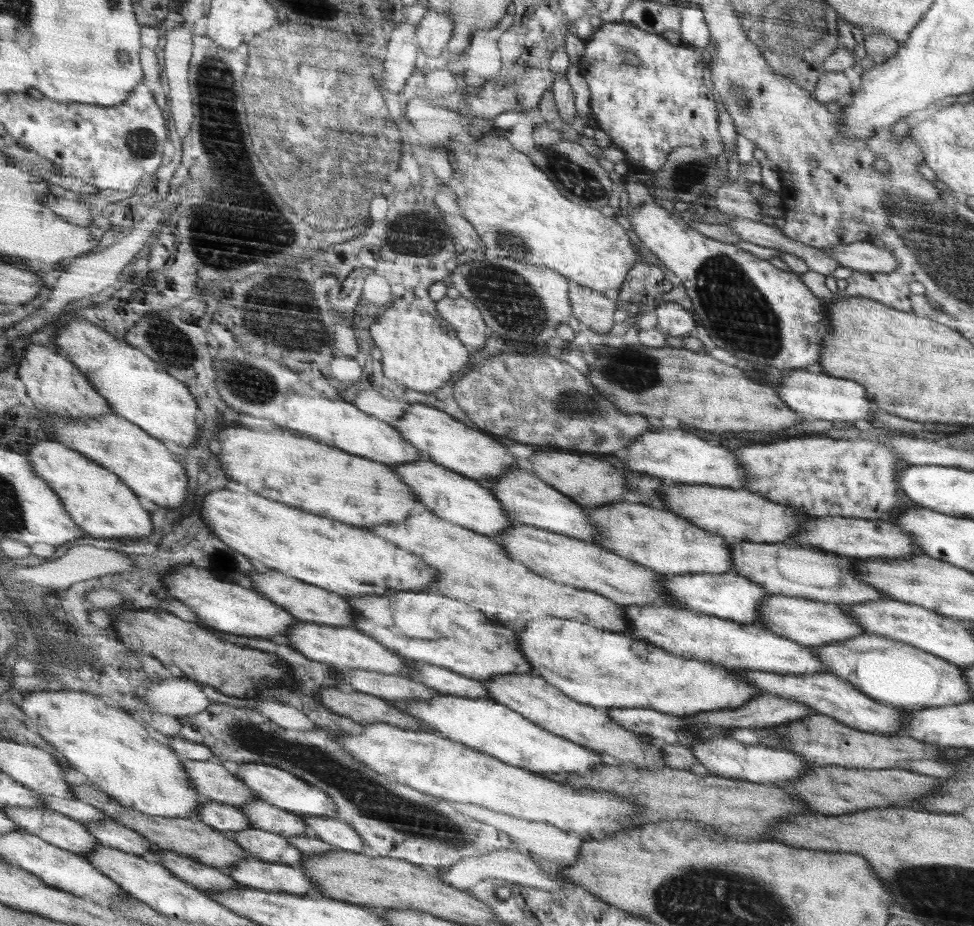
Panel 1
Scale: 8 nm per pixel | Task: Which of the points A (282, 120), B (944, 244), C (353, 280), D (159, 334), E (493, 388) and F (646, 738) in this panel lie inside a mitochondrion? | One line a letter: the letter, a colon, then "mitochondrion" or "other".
A: mitochondrion
B: mitochondrion
C: other
D: mitochondrion
E: other
F: other

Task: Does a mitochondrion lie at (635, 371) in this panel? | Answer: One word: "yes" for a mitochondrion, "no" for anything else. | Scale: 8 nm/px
yes

